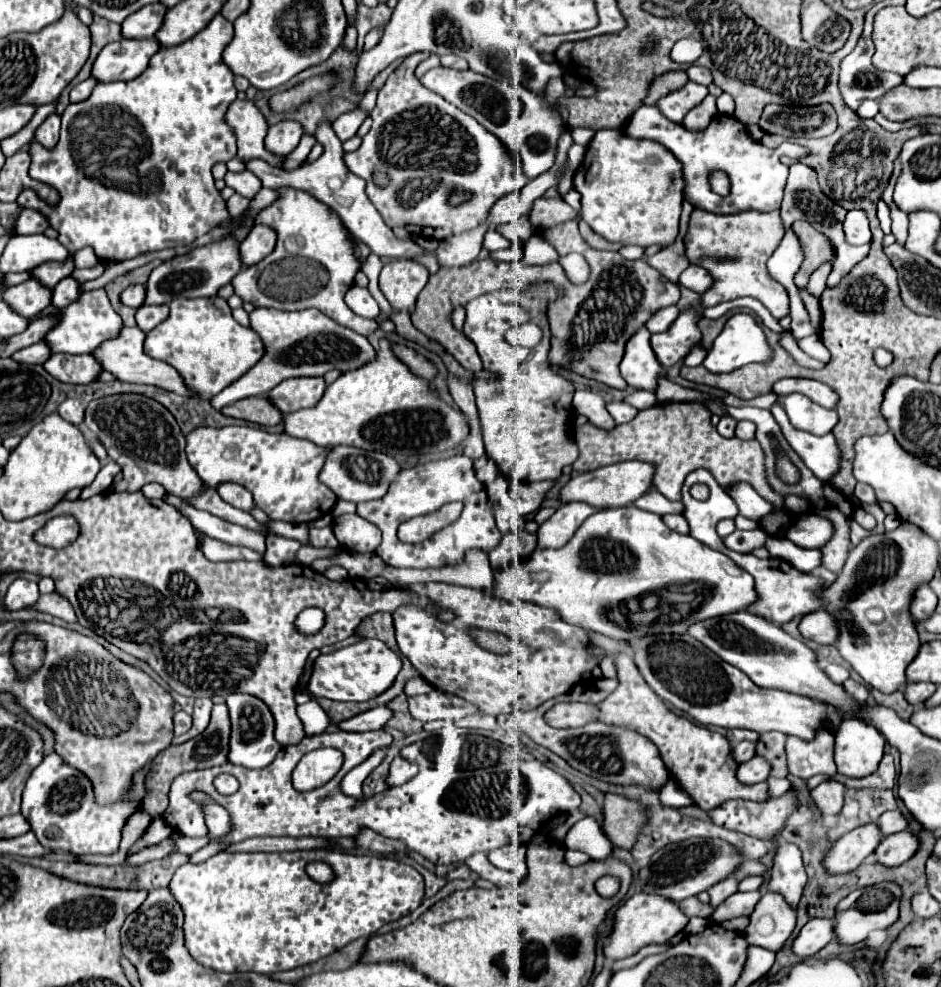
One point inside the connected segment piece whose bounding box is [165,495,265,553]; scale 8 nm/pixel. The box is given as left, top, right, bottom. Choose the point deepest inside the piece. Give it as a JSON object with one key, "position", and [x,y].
{"position":[217,528]}

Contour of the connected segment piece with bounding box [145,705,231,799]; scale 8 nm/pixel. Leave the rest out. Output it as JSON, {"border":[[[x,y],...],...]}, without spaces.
{"border":[[[215,705],[213,713],[211,713],[211,723],[201,735],[197,735],[181,745],[169,745],[165,751],[161,751],[151,761],[151,771],[149,771],[149,779],[147,779],[149,797],[145,797],[145,799],[169,799],[167,795],[169,795],[169,787],[171,787],[173,779],[185,771],[225,765],[227,753],[229,753],[229,735],[231,735],[231,723],[229,723],[227,705]]]}

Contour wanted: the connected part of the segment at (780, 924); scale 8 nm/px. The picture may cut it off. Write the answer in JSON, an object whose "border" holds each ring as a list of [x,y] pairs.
{"border":[[[765,893],[757,903],[751,923],[745,929],[745,939],[751,945],[779,953],[795,929],[795,911],[781,899],[781,895]]]}

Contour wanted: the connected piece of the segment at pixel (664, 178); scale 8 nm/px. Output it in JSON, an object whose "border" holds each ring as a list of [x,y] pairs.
{"border":[[[617,129],[597,131],[597,135],[591,139],[587,147],[581,167],[573,177],[573,187],[581,193],[583,207],[579,211],[579,217],[607,241],[617,241],[623,245],[641,245],[641,247],[649,247],[655,243],[667,247],[669,243],[675,241],[685,189],[683,165],[661,143],[651,139],[633,139]]]}

